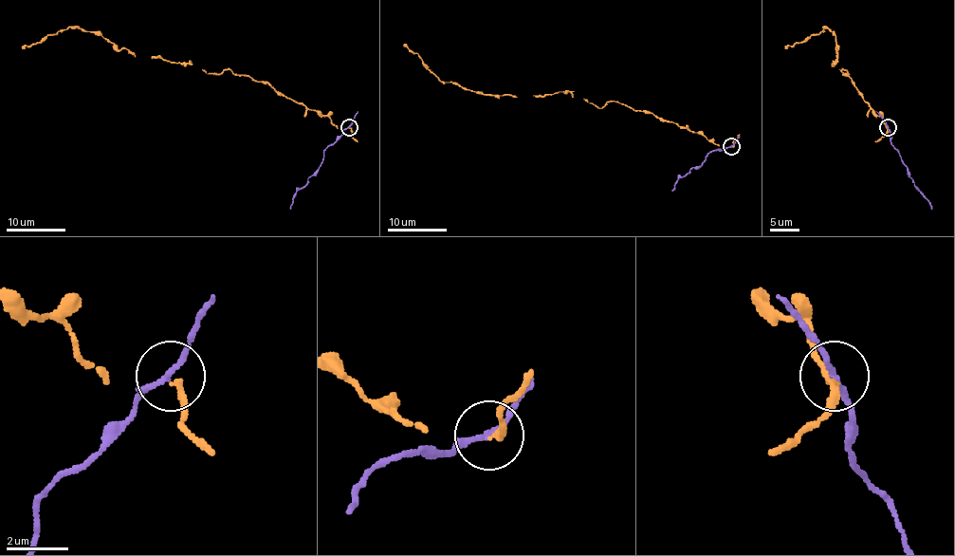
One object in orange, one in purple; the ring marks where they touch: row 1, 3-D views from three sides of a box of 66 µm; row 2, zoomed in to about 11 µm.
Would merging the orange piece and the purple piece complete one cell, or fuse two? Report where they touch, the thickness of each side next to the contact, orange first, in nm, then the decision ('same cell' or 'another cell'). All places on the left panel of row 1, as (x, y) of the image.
place (349, 127); calibres 220 and 150 nm; another cell

